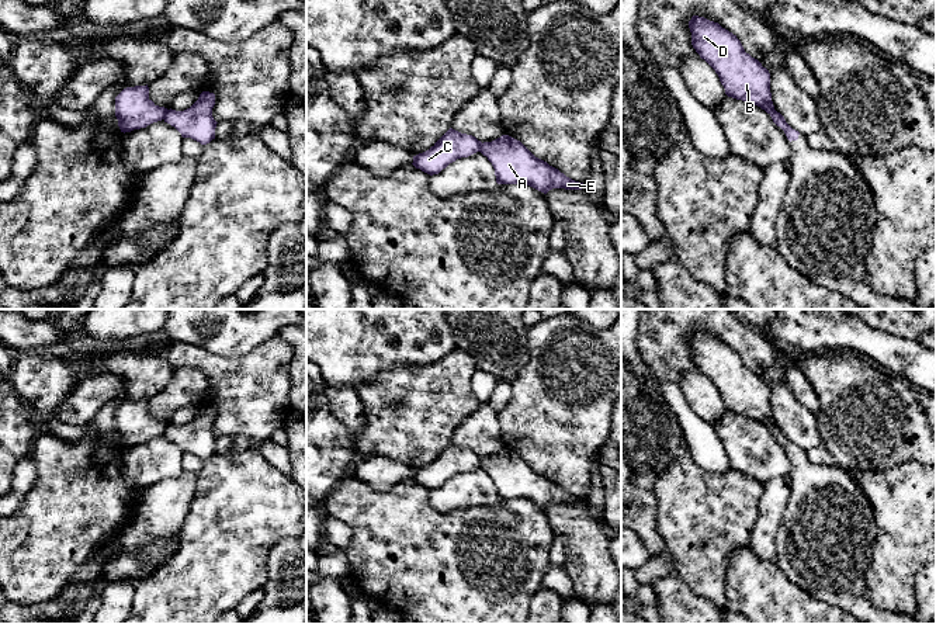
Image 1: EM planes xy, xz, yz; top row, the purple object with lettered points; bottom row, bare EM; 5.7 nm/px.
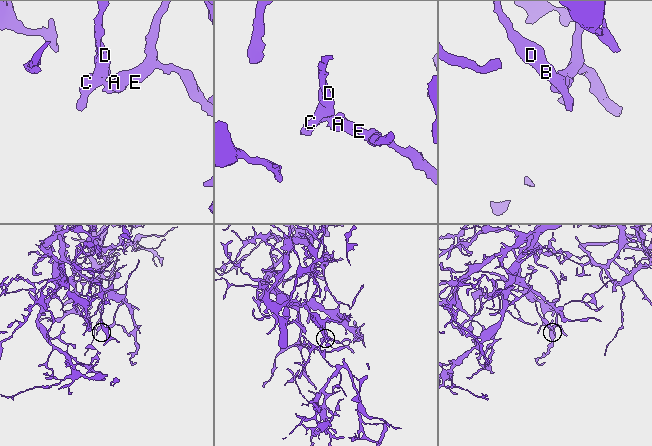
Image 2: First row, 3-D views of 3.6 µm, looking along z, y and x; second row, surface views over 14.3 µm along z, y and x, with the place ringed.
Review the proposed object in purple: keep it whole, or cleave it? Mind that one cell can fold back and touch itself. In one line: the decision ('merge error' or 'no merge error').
merge error

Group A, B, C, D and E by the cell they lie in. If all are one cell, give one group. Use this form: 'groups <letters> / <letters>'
groups A E / B C D

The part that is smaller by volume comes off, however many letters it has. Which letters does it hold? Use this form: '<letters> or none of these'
A, E

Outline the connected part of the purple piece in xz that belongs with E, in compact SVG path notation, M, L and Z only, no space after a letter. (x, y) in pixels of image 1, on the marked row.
M509 135L483 142L479 152L492 163L498 184L527 184L544 194L552 188L583 188L583 183L535 157L520 141Z

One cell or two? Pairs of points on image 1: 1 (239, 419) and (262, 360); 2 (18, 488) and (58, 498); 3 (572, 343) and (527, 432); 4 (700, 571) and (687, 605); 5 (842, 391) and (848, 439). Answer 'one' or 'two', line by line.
1: one
2: two
3: one
4: two
5: one

